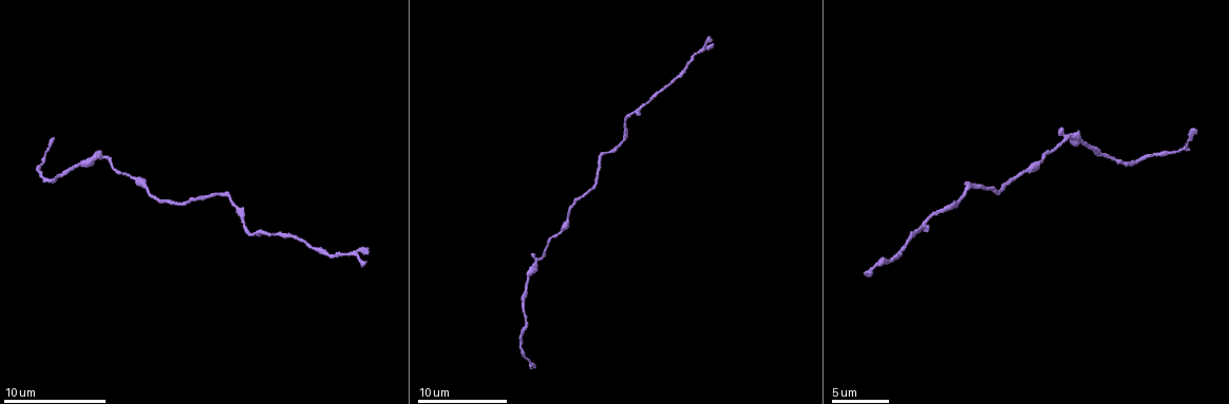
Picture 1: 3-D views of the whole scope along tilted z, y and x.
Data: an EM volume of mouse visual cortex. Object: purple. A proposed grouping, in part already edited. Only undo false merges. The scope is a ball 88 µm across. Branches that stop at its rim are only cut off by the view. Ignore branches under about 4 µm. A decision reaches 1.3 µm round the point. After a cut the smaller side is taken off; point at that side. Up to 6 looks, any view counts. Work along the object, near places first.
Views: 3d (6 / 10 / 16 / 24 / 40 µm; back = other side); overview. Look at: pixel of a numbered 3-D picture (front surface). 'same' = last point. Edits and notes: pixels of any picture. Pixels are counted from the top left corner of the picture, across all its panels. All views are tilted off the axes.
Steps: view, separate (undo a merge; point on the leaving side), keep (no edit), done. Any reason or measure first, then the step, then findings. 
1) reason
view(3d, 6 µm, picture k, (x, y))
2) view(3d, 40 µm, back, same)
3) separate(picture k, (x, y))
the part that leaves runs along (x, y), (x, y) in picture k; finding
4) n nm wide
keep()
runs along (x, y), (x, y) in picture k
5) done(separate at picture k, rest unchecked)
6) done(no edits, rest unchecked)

view(3d, 10 µm, picture 1, (165, 201))

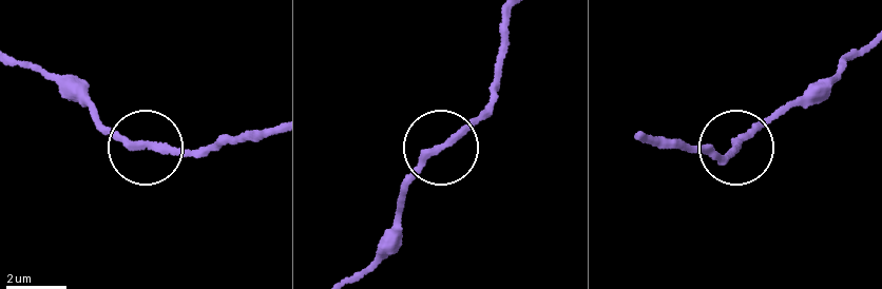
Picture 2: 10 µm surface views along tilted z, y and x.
keep()
runs along (146, 142), (96, 121) in picture 2; continuous, no second neuron

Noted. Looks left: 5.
three arms meet
view(3d, 6 µm, picture 1, (1066, 138))

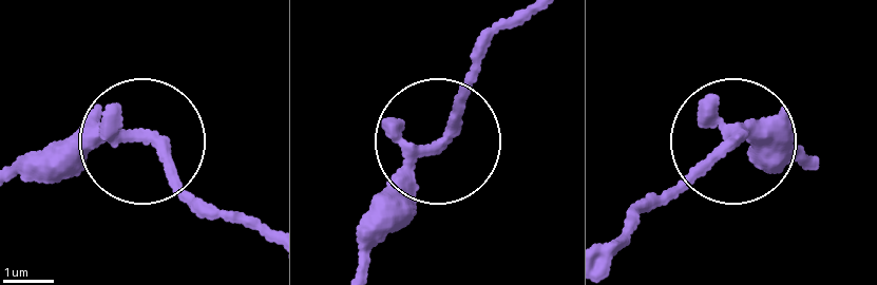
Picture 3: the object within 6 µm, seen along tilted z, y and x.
keep()
runs along (267, 239), (144, 147), (78, 137), (35, 154) in picture 3; all the same neuron

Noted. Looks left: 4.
view(3d, 6 µm, picture 1, (931, 214))

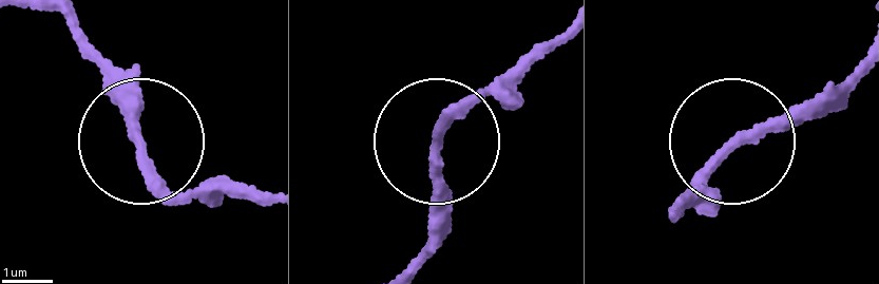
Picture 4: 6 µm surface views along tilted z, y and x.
keep()
one neuron here

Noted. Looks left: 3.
done(no edits, rest unchecked)

